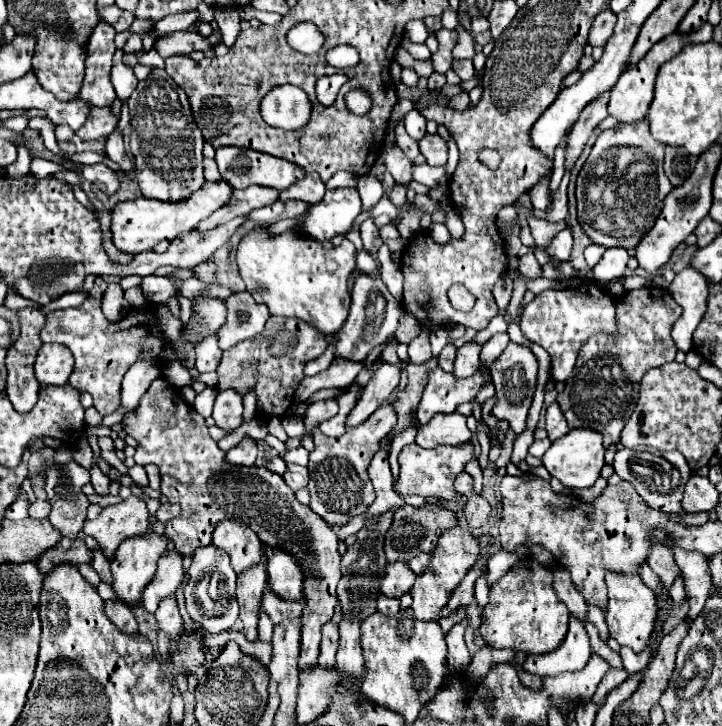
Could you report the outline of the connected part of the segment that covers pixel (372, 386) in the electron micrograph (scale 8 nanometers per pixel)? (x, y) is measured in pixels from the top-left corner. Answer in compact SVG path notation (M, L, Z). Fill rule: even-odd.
M382 362L382 366L374 372L370 382L364 386L364 392L362 392L358 404L354 406L354 410L350 412L346 426L362 424L382 402L386 402L390 398L390 394L398 388L400 372L402 372L400 366Z

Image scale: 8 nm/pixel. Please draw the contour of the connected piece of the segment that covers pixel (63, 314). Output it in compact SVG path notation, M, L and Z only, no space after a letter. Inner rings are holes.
M96 280L96 294L88 296L80 306L48 312L46 324L40 332L40 340L58 342L70 348L76 364L68 384L78 392L92 394L94 408L102 416L106 416L118 410L122 378L128 372L128 368L136 362L140 352L158 362L164 362L164 348L160 348L160 344L164 342L164 334L158 328L158 316L154 314L154 308L150 310L132 308L122 320L110 322L100 310L98 290L100 290L100 280ZM154 344L158 344L158 348Z

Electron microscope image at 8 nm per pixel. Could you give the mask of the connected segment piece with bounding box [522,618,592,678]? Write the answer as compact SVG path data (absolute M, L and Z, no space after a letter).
M570 618L568 636L564 644L556 652L548 652L546 656L526 656L522 662L524 672L548 678L562 672L576 672L582 670L592 656L590 640L584 630L584 624L576 618Z

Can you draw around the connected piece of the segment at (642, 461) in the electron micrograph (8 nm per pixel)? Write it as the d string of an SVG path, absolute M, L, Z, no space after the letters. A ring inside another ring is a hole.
M622 448L616 452L614 470L622 480L628 480L636 488L636 492L644 498L648 506L668 514L686 514L682 508L682 490L692 470L680 452L660 454L660 450L650 450L650 448L634 448L634 450Z

